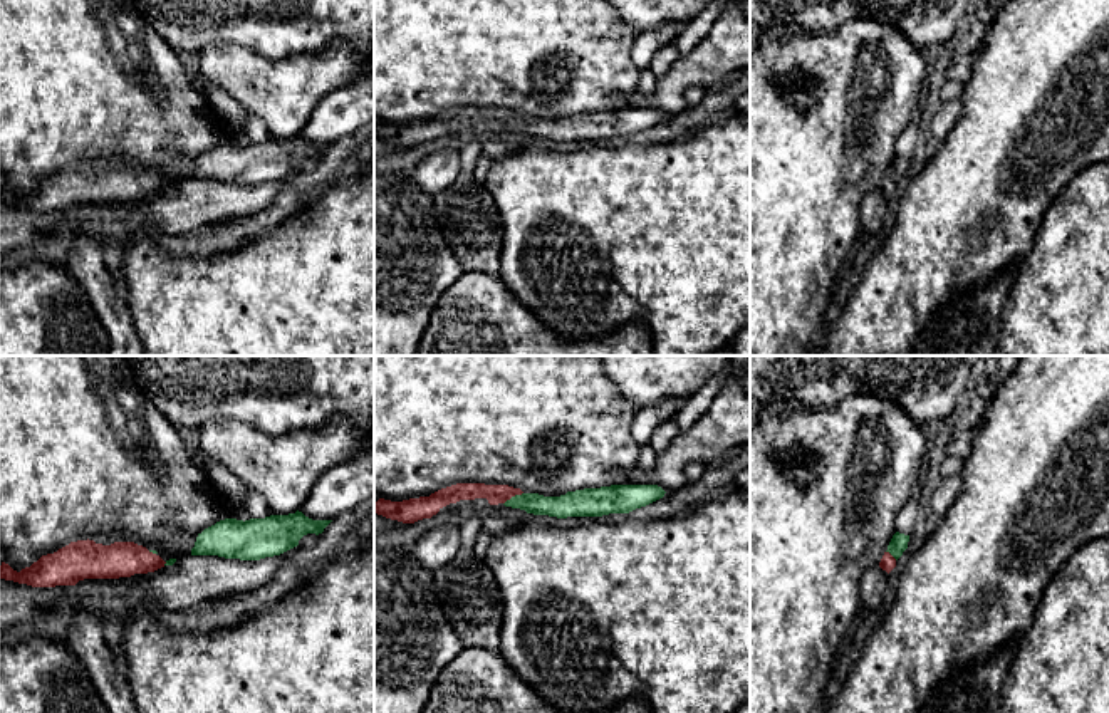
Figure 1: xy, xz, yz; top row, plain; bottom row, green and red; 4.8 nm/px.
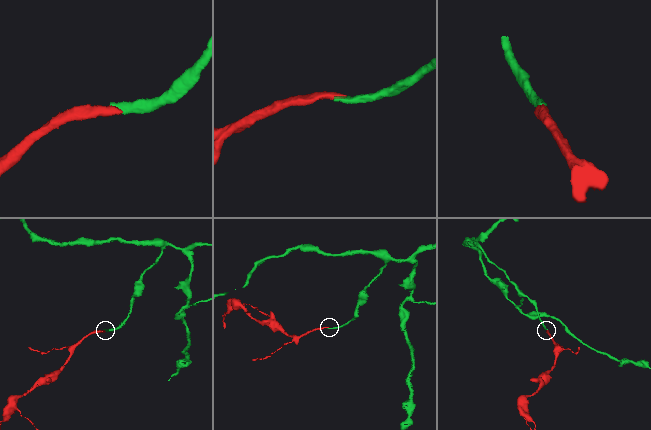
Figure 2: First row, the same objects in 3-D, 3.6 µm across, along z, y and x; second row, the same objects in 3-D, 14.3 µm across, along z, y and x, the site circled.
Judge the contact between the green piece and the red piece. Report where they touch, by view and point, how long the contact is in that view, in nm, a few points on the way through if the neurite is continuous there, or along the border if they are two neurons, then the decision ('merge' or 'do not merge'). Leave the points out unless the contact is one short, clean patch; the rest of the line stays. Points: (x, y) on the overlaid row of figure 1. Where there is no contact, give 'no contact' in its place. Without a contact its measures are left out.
xz (512, 497) | 110 nm | across xz (561, 507), (539, 505), (512, 497), (495, 494) | merge

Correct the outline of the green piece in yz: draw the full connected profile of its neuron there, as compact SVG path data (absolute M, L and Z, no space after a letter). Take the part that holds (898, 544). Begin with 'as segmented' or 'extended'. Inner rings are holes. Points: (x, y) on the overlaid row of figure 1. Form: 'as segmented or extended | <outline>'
extended | M896 532L888 545L888 550L884 552L879 562L879 567L889 574L896 567L896 560L908 549L908 542L909 542L909 535Z

